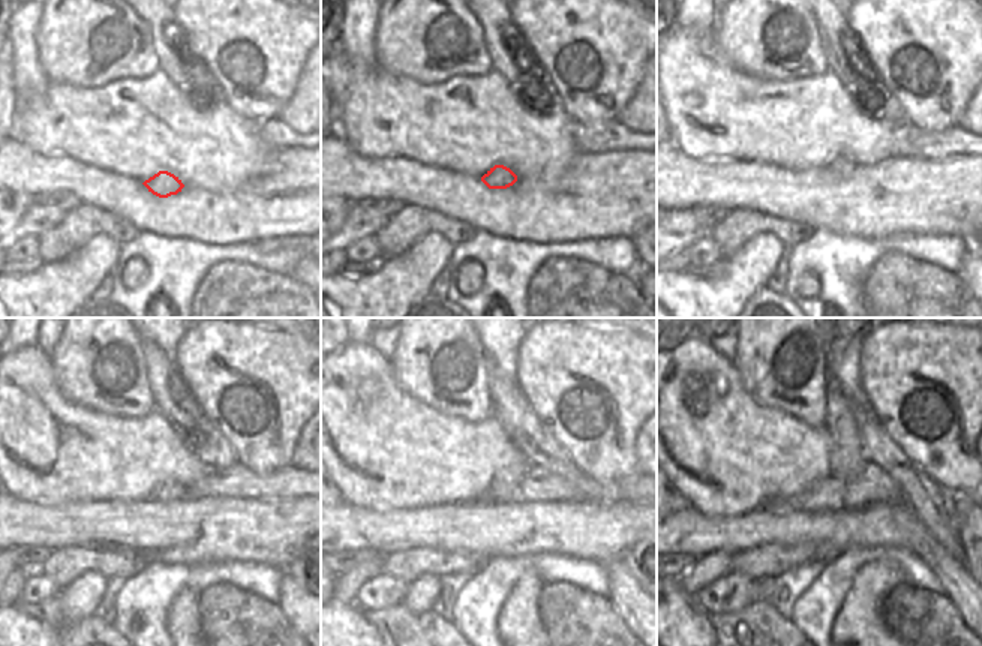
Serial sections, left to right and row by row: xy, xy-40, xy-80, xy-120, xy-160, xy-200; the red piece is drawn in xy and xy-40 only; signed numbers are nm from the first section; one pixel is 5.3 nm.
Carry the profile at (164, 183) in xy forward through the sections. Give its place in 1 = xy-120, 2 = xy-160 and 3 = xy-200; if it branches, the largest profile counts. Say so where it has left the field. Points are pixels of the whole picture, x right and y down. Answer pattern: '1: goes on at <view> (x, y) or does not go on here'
1: goes on at xy-120 (170, 490)
2: goes on at xy-160 (504, 483)
3: goes on at xy-200 (844, 454)

